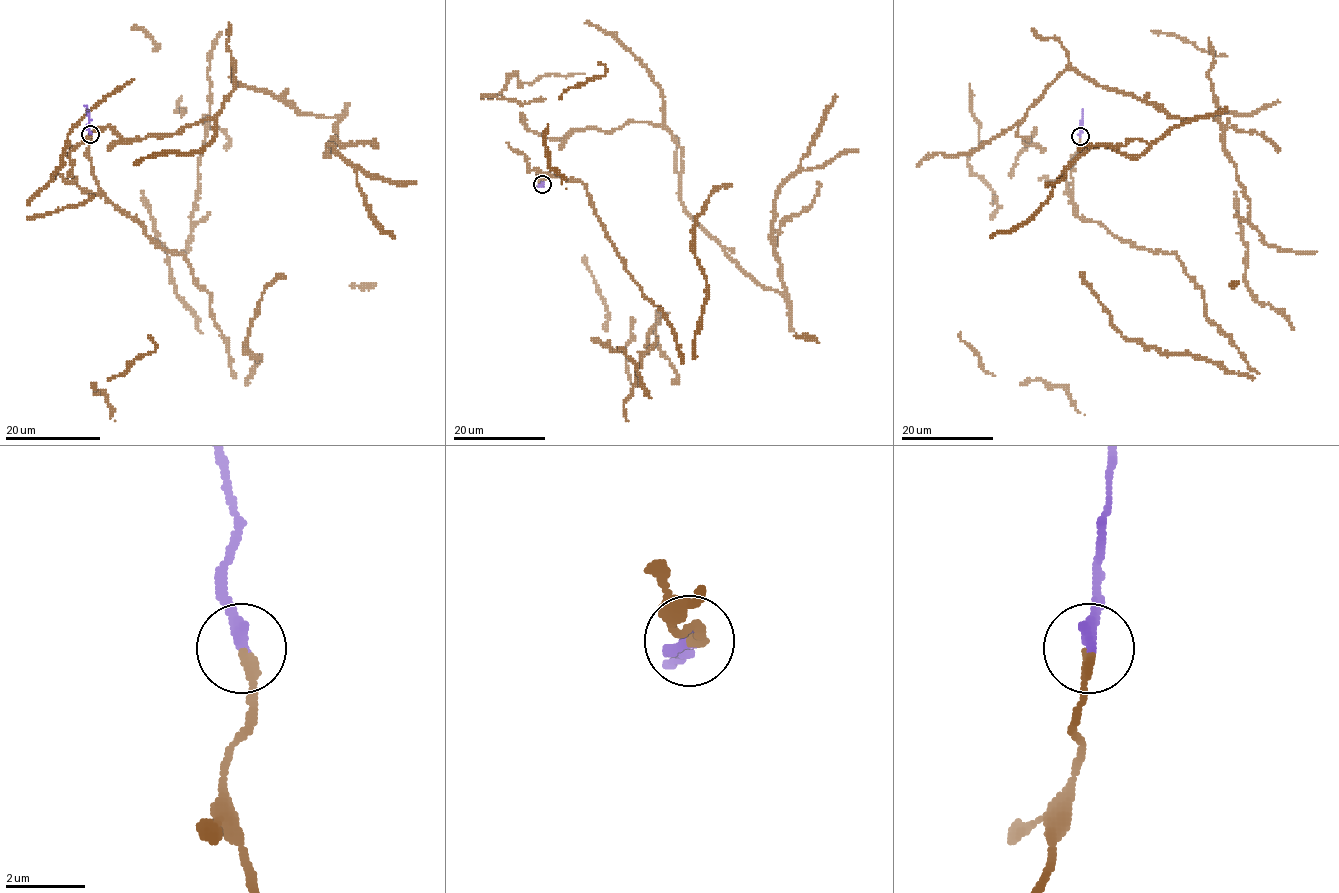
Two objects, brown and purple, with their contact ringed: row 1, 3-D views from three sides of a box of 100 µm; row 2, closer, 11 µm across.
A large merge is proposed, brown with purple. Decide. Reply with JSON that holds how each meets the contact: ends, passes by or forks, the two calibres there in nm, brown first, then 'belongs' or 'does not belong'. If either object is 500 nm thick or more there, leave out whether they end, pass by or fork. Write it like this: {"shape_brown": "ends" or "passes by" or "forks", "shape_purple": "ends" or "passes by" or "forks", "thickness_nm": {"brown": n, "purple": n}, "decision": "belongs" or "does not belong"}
{"shape_brown": "ends", "shape_purple": "ends", "thickness_nm": {"brown": 240, "purple": 320}, "decision": "does not belong"}

